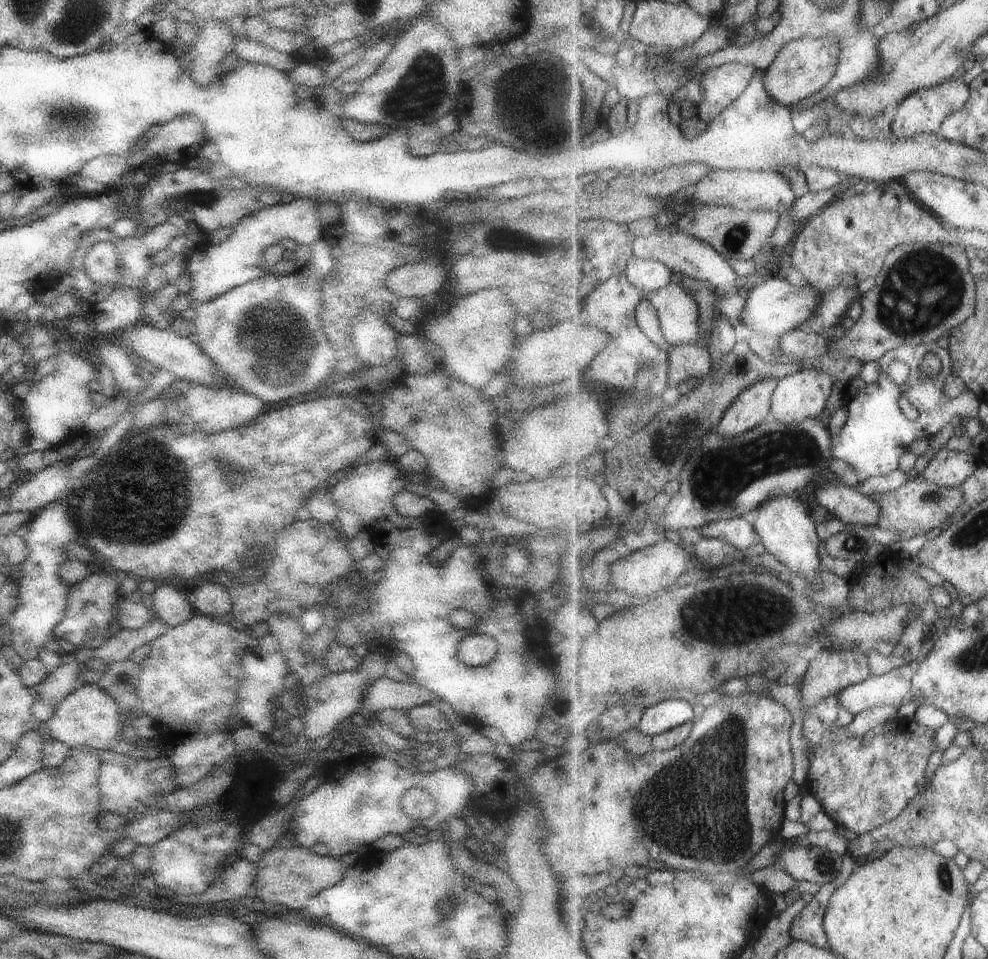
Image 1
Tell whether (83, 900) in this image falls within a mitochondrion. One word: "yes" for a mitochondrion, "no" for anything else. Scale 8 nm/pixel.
no

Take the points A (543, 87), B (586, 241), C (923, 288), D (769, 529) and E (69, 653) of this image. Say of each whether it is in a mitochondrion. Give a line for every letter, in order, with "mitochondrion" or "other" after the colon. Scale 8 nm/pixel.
A: mitochondrion
B: mitochondrion
C: mitochondrion
D: other
E: other

